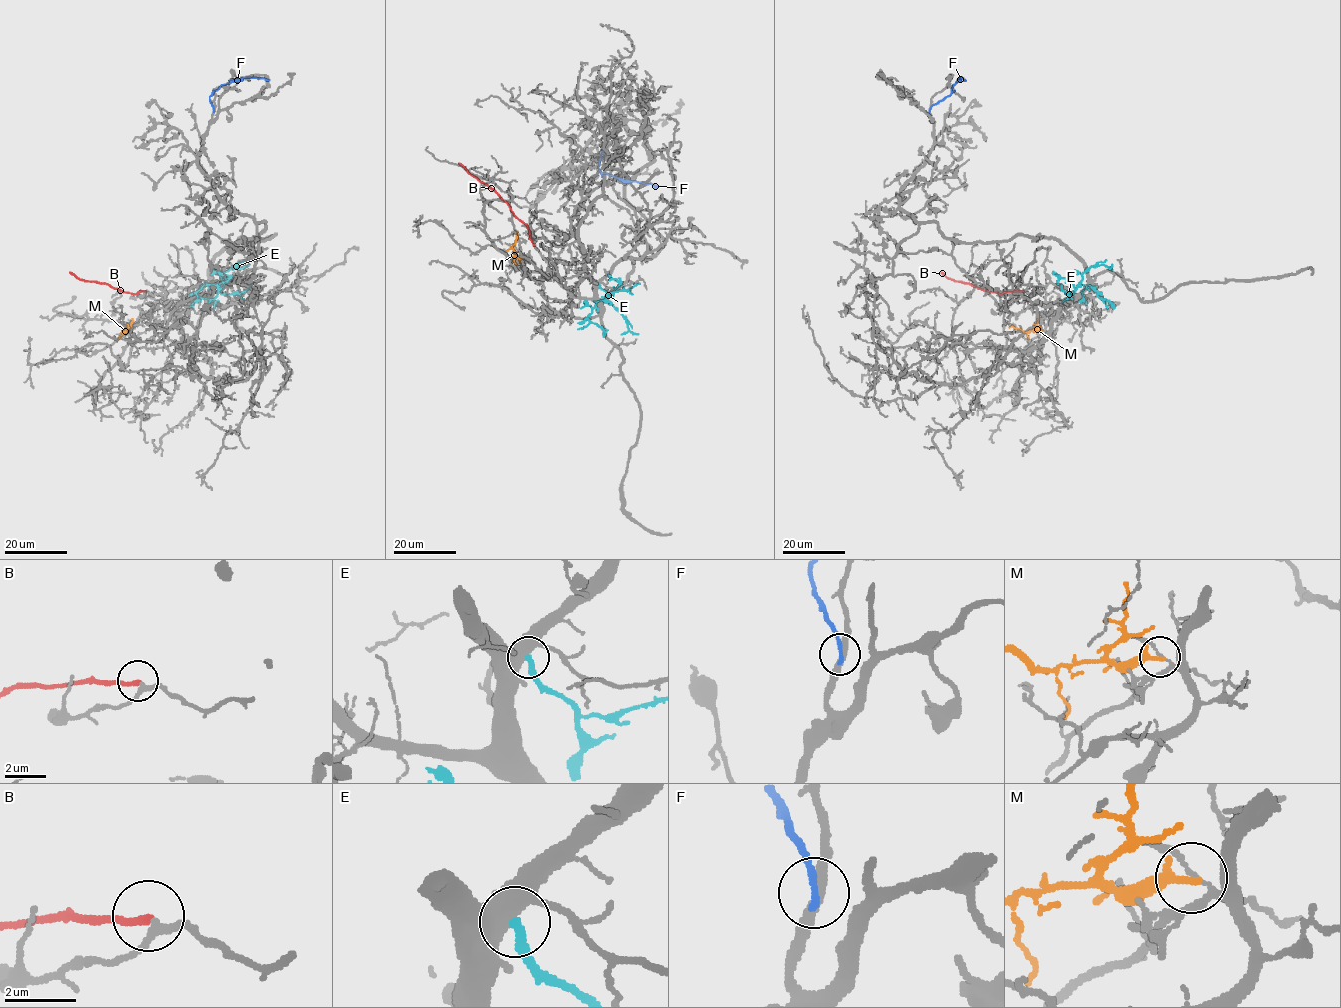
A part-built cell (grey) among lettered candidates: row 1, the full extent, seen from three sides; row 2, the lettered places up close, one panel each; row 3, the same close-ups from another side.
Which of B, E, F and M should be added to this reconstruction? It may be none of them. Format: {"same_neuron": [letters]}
{"same_neuron": []}

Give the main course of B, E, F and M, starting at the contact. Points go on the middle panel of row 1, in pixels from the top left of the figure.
B: (535, 246), (528, 227), (509, 205), (459, 163)
E: (599, 284), (607, 298), (596, 302), (584, 321), (587, 319), (601, 327), (604, 337)
F: (603, 152), (598, 166), (601, 173), (658, 187)
M: (516, 264), (513, 244), (518, 231)

